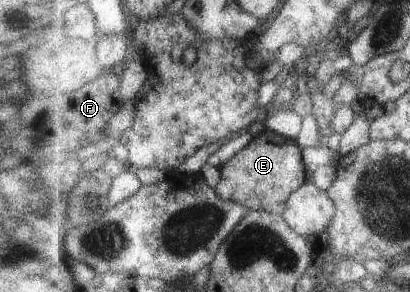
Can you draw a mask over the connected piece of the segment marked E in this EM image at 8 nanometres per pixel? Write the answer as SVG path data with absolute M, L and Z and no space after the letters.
M264 128L241 151L220 166L220 180L215 191L227 201L234 201L248 209L265 210L282 215L294 191L308 182L303 161L303 149L296 139Z

